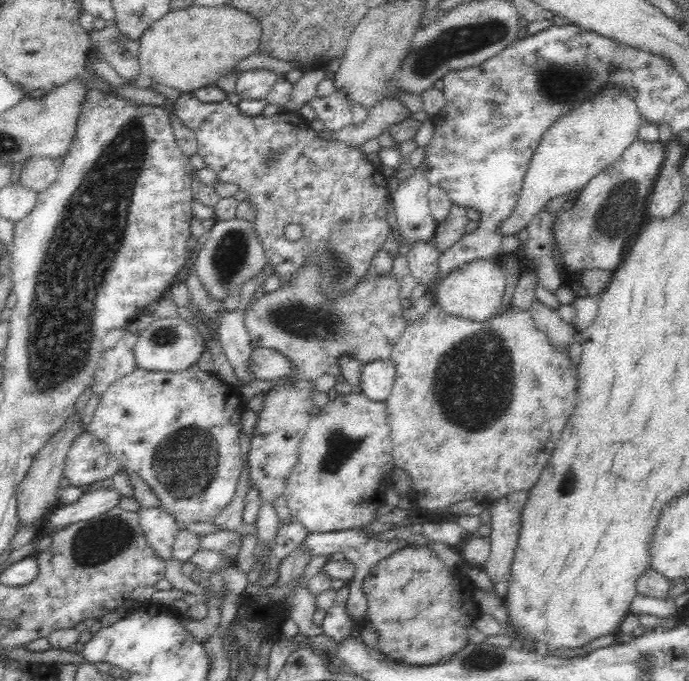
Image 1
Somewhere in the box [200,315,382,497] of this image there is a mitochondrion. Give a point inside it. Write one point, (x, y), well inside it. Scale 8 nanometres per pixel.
(340, 445)

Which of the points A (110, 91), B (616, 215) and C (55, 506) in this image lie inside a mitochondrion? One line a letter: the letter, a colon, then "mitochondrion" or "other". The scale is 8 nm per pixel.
A: other
B: mitochondrion
C: other

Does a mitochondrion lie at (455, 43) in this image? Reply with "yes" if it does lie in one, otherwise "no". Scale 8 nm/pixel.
yes

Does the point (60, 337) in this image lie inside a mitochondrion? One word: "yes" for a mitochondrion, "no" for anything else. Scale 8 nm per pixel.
yes

